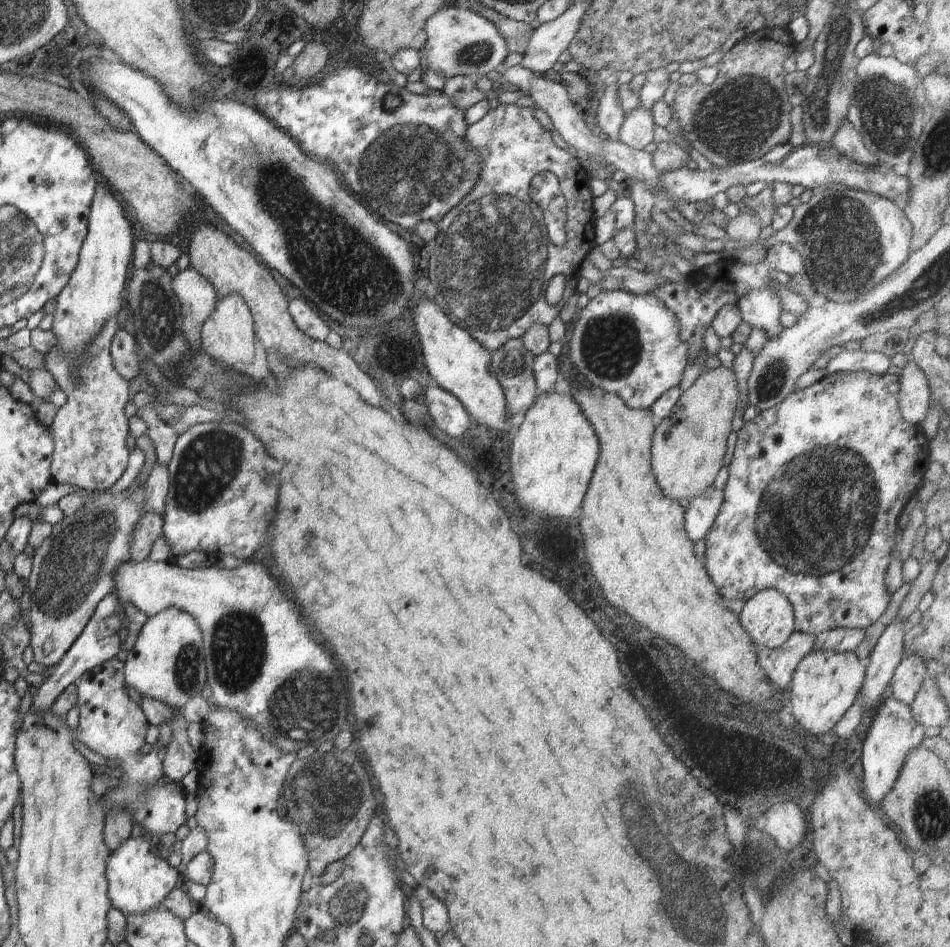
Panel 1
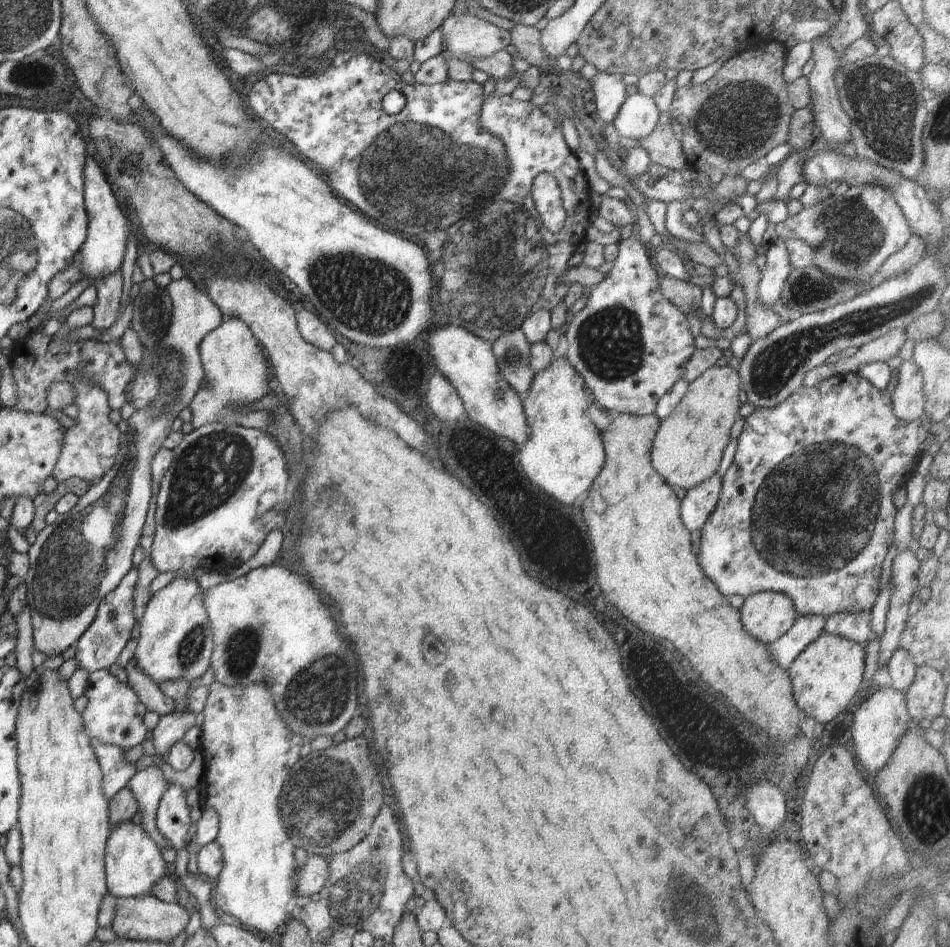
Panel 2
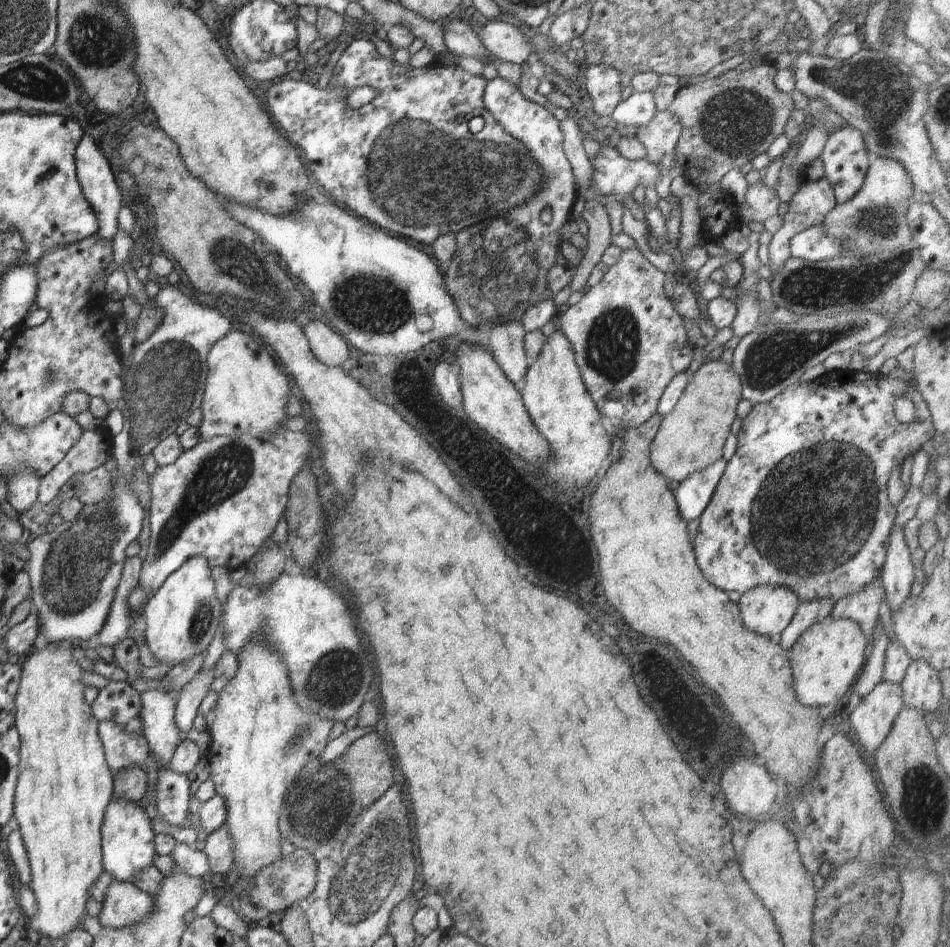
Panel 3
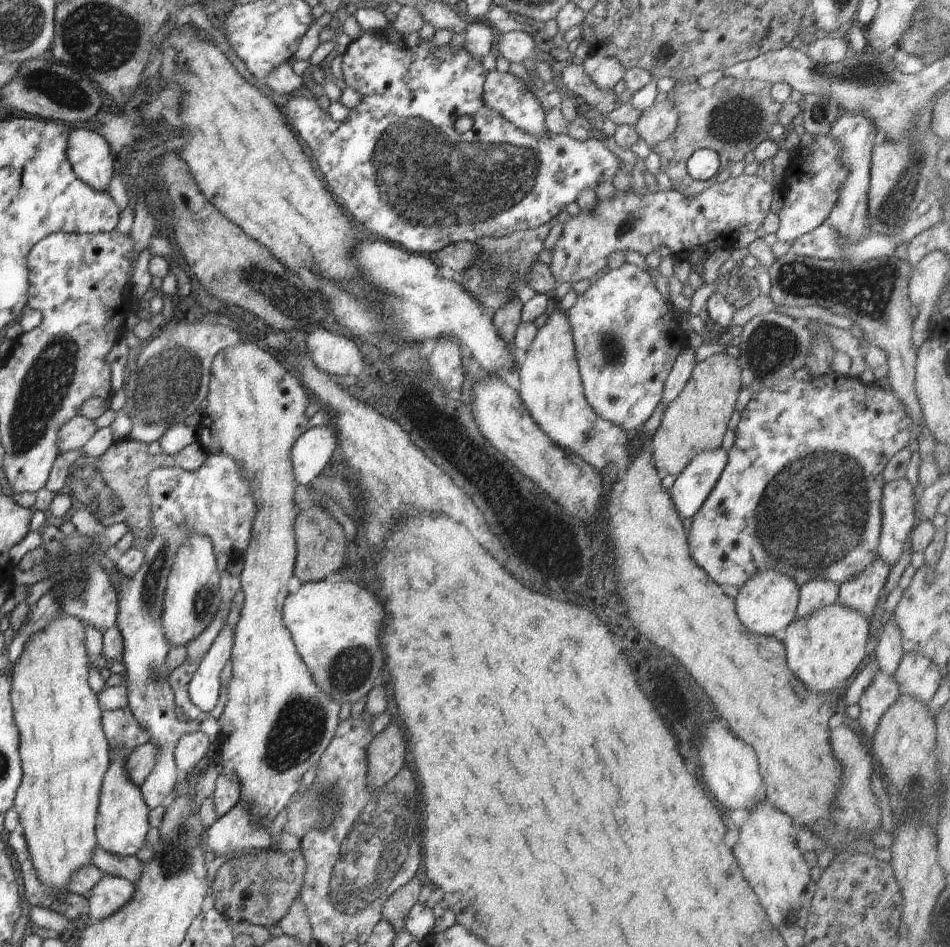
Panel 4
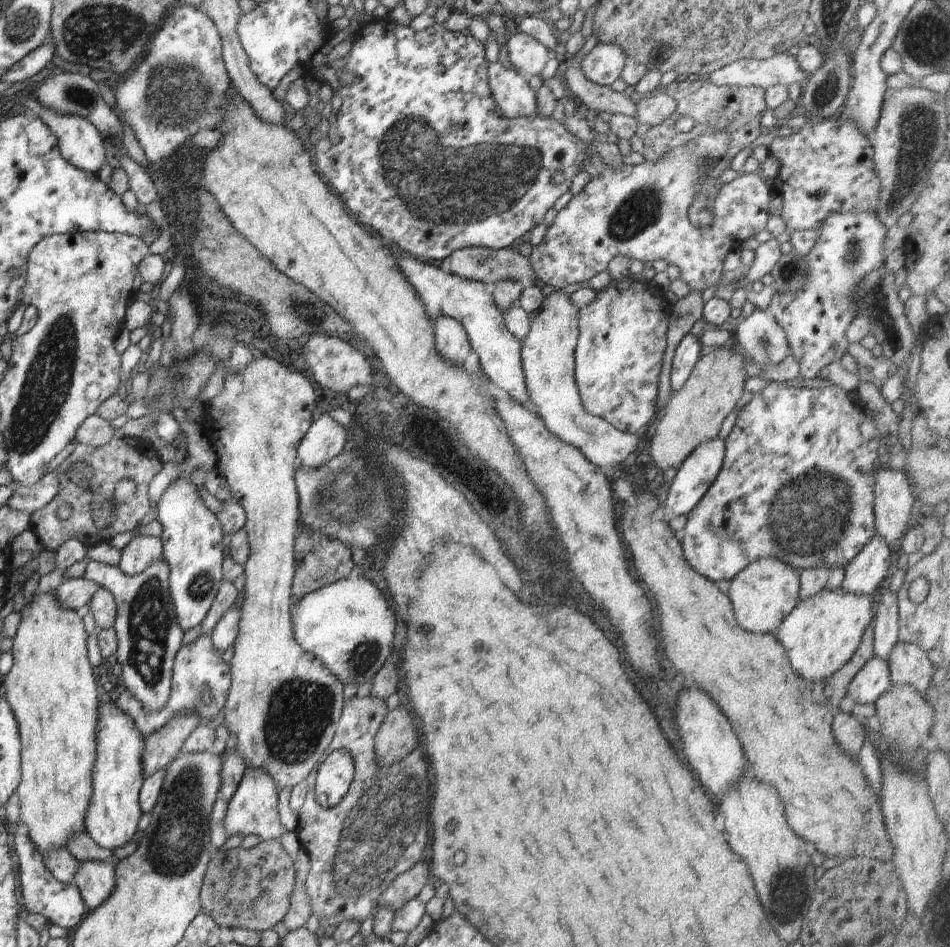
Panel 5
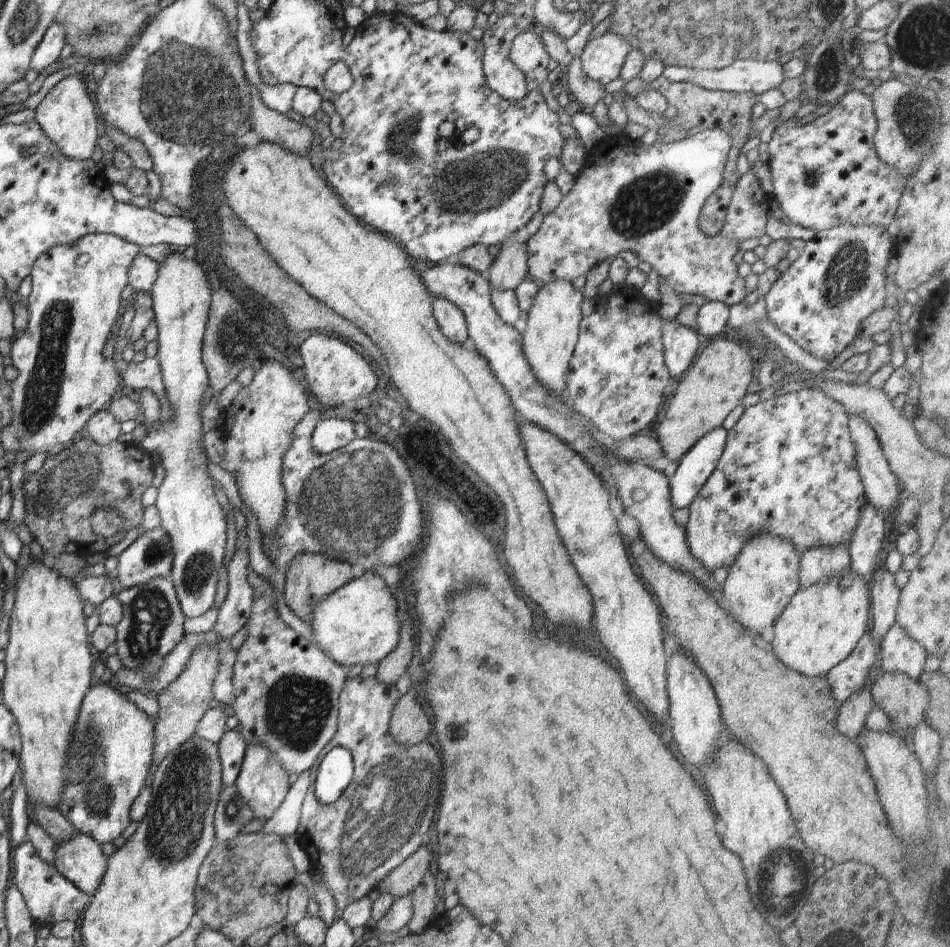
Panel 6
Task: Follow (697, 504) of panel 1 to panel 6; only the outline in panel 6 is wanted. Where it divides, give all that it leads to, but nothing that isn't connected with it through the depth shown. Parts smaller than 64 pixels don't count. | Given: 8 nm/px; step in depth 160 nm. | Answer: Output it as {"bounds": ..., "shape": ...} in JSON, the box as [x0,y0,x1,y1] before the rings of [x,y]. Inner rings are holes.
{"bounds":[669,427,728,509],"shape":[[[723,427],[707,432],[682,458],[669,480],[674,509],[688,508],[717,467],[728,435]]]}

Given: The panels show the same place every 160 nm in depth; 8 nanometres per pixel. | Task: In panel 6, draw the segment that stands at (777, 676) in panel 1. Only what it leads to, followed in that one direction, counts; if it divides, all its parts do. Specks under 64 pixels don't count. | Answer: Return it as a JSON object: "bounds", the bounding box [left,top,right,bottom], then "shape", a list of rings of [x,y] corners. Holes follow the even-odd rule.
{"bounds":[799,545,851,587],"shape":[[[846,545],[814,547],[801,552],[799,581],[802,587],[812,586],[824,578],[841,576],[851,556]]]}

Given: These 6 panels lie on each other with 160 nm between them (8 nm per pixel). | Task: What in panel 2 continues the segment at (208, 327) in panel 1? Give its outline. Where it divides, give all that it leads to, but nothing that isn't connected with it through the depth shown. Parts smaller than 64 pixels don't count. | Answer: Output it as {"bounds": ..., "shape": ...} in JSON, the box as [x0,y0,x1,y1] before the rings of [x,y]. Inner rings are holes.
{"bounds":[189,318,271,429],"shape":[[[231,318],[228,322],[222,322],[200,342],[200,358],[207,389],[201,388],[189,404],[193,414],[191,421],[193,429],[212,423],[237,424],[236,416],[245,414],[240,410],[240,406],[254,404],[270,393],[268,388],[271,378],[268,372],[270,366],[262,346],[242,319]]]}

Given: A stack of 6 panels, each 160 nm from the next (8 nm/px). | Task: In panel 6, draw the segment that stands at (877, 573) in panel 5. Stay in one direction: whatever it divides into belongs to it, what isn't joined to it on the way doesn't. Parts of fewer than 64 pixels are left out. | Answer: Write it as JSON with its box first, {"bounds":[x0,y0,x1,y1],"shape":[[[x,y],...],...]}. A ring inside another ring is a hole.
{"bounds":[847,503,884,582],"shape":[[[872,503],[863,504],[857,527],[847,546],[851,556],[850,568],[866,582],[870,581],[872,571],[882,565],[878,564],[878,554],[882,550],[884,538],[884,516]]]}

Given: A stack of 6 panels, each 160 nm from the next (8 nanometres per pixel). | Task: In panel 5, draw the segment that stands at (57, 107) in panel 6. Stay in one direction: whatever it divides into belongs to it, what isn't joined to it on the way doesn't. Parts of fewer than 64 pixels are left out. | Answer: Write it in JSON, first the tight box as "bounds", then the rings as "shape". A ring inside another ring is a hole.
{"bounds":[18,92,106,174],"shape":[[[25,92],[18,98],[20,103],[27,108],[27,112],[32,116],[38,117],[50,129],[50,132],[56,137],[61,155],[66,162],[72,163],[79,169],[88,171],[92,174],[98,174],[100,167],[105,164],[106,156],[104,152],[104,137],[101,132],[86,118],[78,115],[65,115],[51,108],[45,107],[37,100],[29,98],[29,92]]]}

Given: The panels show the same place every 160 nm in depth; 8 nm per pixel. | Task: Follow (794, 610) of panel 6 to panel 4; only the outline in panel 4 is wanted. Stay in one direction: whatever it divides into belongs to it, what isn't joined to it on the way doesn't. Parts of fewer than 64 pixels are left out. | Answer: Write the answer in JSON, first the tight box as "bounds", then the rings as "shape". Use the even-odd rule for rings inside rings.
{"bounds":[782,602,869,692],"shape":[[[839,602],[813,610],[805,617],[792,621],[782,632],[783,644],[788,656],[788,668],[814,692],[843,690],[856,672],[867,662],[869,644],[869,622],[858,610],[842,606]]]}

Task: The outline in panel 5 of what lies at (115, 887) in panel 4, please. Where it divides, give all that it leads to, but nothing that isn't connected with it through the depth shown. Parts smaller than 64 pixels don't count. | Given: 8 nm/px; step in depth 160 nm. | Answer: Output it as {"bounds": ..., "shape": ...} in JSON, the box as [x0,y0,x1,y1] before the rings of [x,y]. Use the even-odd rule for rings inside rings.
{"bounds":[73,861,115,910],"shape":[[[106,861],[80,862],[76,869],[73,884],[80,891],[88,910],[95,909],[111,895],[115,885],[115,868]]]}

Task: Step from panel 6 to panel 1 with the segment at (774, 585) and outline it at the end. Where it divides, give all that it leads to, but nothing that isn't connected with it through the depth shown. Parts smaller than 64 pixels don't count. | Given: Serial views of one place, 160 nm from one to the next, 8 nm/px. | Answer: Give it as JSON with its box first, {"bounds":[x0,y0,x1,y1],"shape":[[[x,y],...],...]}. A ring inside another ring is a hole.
{"bounds":[739,589,795,648],"shape":[[[776,589],[761,590],[745,602],[739,621],[757,648],[782,646],[795,631],[790,601]]]}

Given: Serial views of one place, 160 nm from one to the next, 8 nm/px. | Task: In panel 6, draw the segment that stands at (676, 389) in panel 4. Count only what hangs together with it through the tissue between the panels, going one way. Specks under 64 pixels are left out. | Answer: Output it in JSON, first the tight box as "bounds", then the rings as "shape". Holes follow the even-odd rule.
{"bounds":[661,319,700,377],"shape":[[[662,319],[661,326],[662,340],[663,340],[663,355],[666,366],[672,377],[680,376],[688,370],[688,367],[694,362],[696,352],[700,348],[700,340],[696,331],[690,327],[680,325],[676,320]]]}

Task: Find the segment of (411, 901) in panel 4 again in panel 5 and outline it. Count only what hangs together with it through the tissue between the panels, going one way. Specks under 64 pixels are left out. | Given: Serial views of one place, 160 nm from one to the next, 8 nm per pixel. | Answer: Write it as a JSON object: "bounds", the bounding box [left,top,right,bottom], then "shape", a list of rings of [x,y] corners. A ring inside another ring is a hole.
{"bounds":[378,860,429,912],"shape":[[[423,860],[418,861],[410,870],[399,874],[381,894],[378,905],[388,907],[394,912],[406,902],[416,899],[426,886],[429,869]]]}

